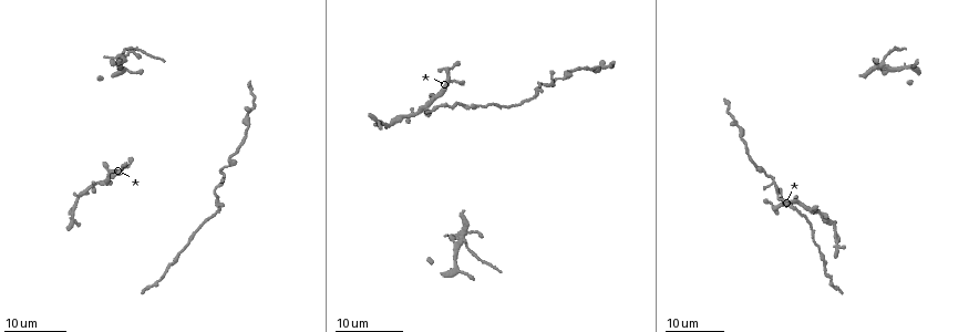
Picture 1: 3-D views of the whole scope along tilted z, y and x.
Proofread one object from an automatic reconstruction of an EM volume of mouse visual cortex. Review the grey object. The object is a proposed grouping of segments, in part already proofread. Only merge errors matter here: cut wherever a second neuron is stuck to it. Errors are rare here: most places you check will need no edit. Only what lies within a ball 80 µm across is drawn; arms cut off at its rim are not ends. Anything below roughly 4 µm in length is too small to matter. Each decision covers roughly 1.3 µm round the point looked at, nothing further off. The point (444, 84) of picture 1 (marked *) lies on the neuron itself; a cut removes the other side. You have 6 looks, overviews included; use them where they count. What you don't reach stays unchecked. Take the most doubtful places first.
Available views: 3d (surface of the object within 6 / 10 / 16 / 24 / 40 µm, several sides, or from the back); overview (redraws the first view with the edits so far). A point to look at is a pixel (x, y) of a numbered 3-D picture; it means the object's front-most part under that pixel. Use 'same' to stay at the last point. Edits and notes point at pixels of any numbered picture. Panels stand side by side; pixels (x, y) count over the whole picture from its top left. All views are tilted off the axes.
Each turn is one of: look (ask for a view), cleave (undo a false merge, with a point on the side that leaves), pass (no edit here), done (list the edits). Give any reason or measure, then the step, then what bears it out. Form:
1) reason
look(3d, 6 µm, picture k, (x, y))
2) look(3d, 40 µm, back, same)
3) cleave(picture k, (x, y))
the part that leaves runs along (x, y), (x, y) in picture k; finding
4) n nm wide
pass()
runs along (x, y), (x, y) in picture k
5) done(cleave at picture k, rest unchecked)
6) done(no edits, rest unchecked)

a fork
look(3d, 16 µm, picture 1, (108, 171))

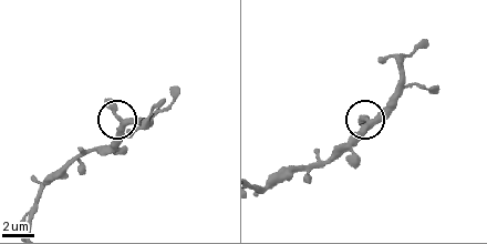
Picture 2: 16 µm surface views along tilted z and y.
look(3d, 6 µm, picture 2, (121, 117))

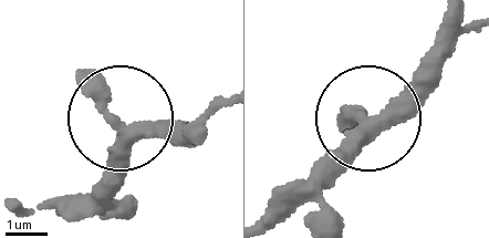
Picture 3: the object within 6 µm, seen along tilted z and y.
side arm 38 µm
pass()
all the same neuron

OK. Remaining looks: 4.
look(3d, 16 µm, picture 1, (465, 238))

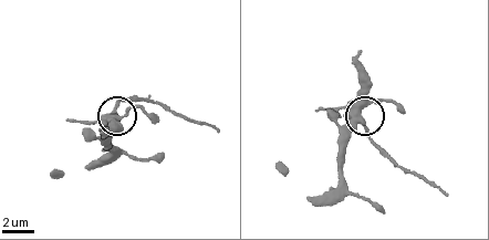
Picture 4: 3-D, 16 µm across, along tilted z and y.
look(3d, 10 µm, picture 4, (360, 124))

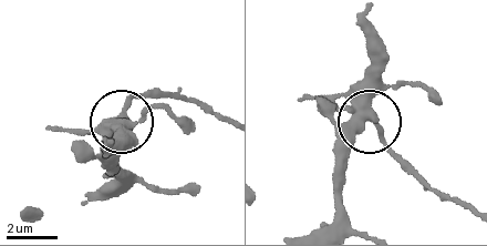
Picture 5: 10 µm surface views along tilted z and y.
other side
look(3d, 10 µm, back, picture 5, (372, 118))

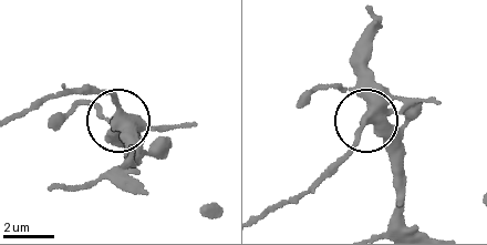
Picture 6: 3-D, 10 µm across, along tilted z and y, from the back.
410 nm wide
pass()
all the same neuron

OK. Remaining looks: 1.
done(no edits, rest unchecked)

